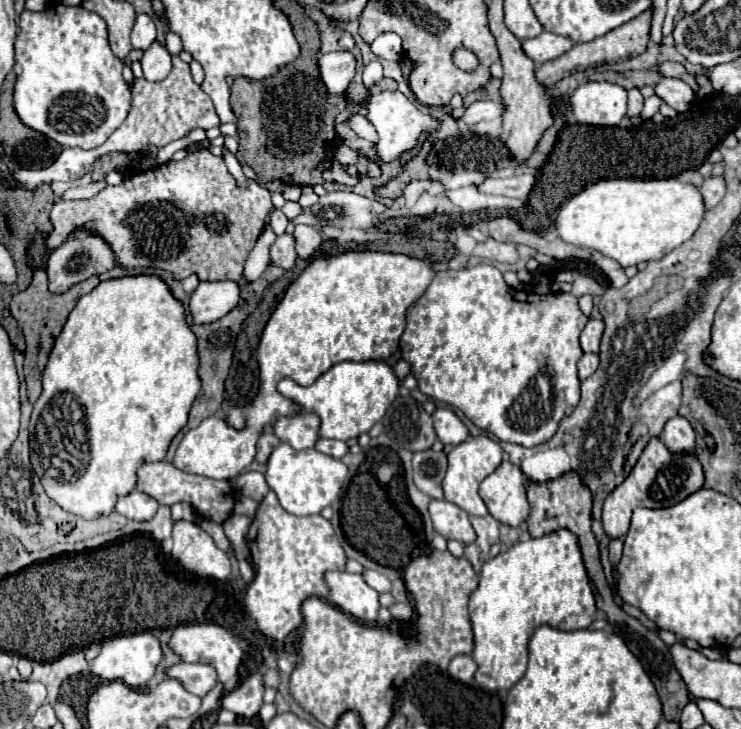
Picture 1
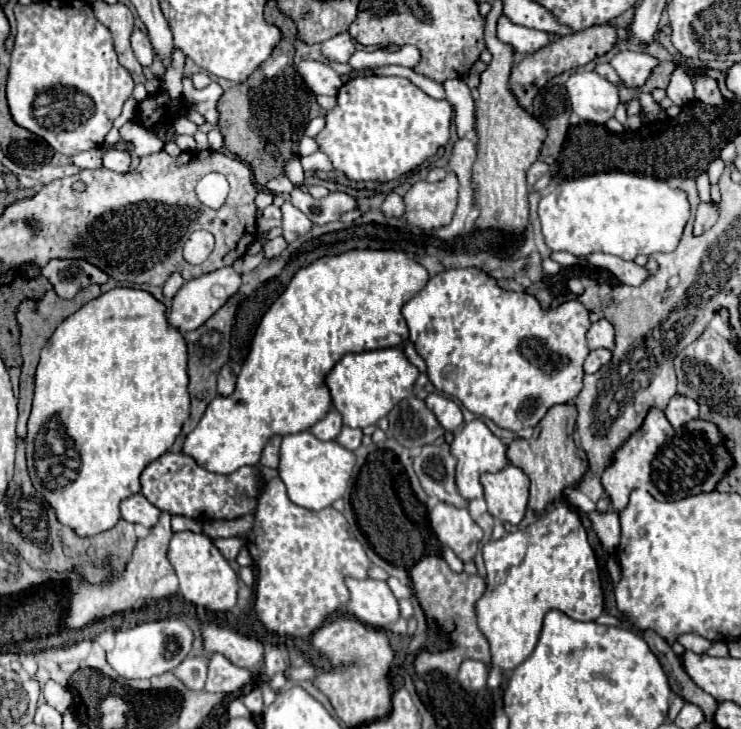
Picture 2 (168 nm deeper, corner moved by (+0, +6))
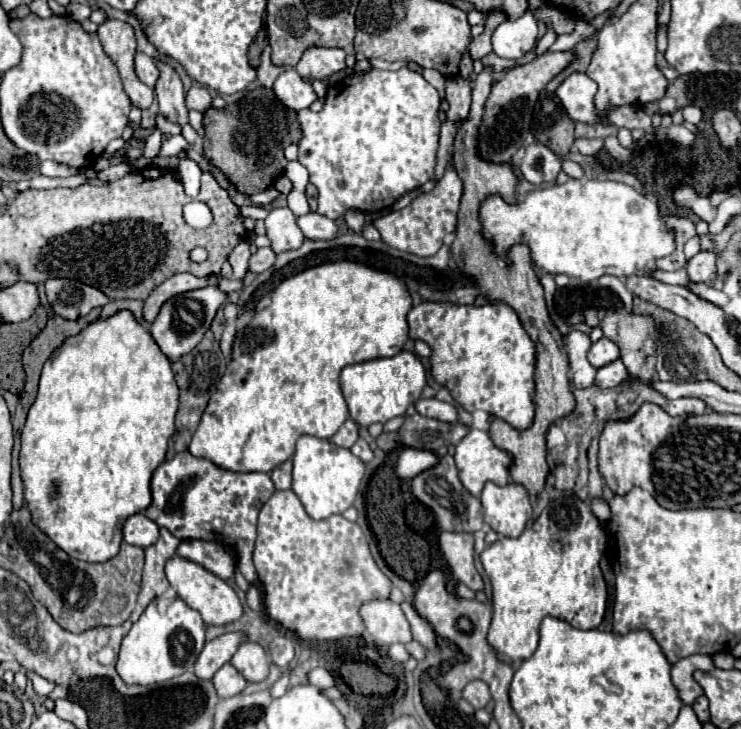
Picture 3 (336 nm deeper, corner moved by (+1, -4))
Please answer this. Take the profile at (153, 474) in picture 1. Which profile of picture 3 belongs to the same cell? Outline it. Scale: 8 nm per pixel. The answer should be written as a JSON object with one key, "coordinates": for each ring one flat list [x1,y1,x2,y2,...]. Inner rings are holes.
{"coordinates":[[178,452,170,462,162,462,152,478,152,504,144,512,158,526,168,528,178,540,208,540,230,546,242,576,252,582,256,570,252,550,256,540,256,518,266,500,274,494,270,474,242,474,216,466,210,460]]}

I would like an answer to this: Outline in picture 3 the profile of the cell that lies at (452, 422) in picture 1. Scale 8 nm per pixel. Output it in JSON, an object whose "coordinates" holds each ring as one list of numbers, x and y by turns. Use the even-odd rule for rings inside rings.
{"coordinates":[[436,398,432,400,418,400,416,402,416,412,422,414,422,416,430,416,430,418,436,418,436,420,444,420,444,422,456,422,456,408,448,402,440,402]]}

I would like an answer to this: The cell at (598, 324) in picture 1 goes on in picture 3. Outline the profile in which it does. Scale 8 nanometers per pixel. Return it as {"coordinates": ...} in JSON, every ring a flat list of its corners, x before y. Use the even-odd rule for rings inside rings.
{"coordinates":[[602,338,596,344,592,344,592,348,588,352,588,360,594,368,602,368,618,358,620,358,620,348,608,338]]}

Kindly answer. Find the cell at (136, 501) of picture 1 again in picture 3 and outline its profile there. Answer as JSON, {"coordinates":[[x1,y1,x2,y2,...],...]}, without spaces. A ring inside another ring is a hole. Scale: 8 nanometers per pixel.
{"coordinates":[[136,514,124,524,124,542,140,548,148,548,158,540,158,524,144,514]]}

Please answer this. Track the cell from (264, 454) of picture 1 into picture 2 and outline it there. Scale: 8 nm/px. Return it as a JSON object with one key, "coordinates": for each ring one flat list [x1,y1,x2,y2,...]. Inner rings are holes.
{"coordinates":[[271,436,269,438,267,446,261,452,261,460,259,460,263,466,277,468,277,450,279,450,279,444,281,444,281,436]]}

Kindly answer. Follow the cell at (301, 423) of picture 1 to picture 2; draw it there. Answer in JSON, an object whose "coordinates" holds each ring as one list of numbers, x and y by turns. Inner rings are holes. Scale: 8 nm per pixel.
{"coordinates":[[333,408,327,412,323,420,319,420,309,428,309,432,319,440,333,440,339,434,339,430,341,430,341,416]]}

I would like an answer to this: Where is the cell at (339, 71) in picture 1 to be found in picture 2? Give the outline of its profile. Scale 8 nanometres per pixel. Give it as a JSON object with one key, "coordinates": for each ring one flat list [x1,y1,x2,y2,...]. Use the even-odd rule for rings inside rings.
{"coordinates":[[303,60,297,64,297,72,303,76,305,84,315,92,315,94,327,94,327,96,337,96,343,82,341,76,325,62,319,60]]}

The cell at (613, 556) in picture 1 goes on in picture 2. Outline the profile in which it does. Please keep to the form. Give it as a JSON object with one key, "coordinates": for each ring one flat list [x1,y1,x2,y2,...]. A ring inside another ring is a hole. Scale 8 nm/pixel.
{"coordinates":[[609,510,605,514,599,512,589,512,589,520,593,524,593,530,597,532,603,548,607,552,615,552,619,546,621,538,621,526,619,526,619,514]]}

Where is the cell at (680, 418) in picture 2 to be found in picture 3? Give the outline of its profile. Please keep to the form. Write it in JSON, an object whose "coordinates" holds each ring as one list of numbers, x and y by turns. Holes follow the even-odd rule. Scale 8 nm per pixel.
{"coordinates":[[678,398,672,400,666,408,670,416,700,416,708,410,708,406,700,398]]}

